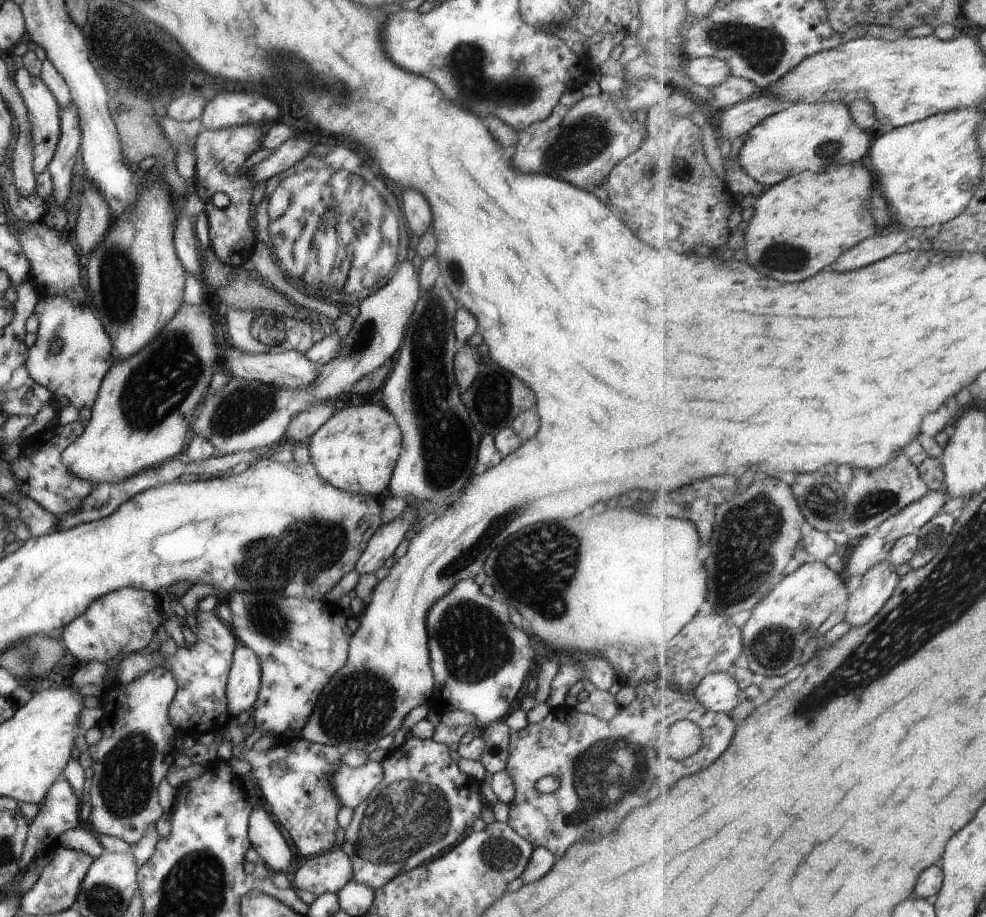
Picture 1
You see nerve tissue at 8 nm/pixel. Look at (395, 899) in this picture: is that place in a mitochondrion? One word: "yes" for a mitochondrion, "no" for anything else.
no

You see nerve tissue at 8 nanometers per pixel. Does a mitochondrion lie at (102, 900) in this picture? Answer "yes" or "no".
yes

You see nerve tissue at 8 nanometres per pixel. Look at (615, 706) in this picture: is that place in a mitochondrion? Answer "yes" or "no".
no

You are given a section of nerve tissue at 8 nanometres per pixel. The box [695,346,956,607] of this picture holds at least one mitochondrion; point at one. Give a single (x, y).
(863, 508)

